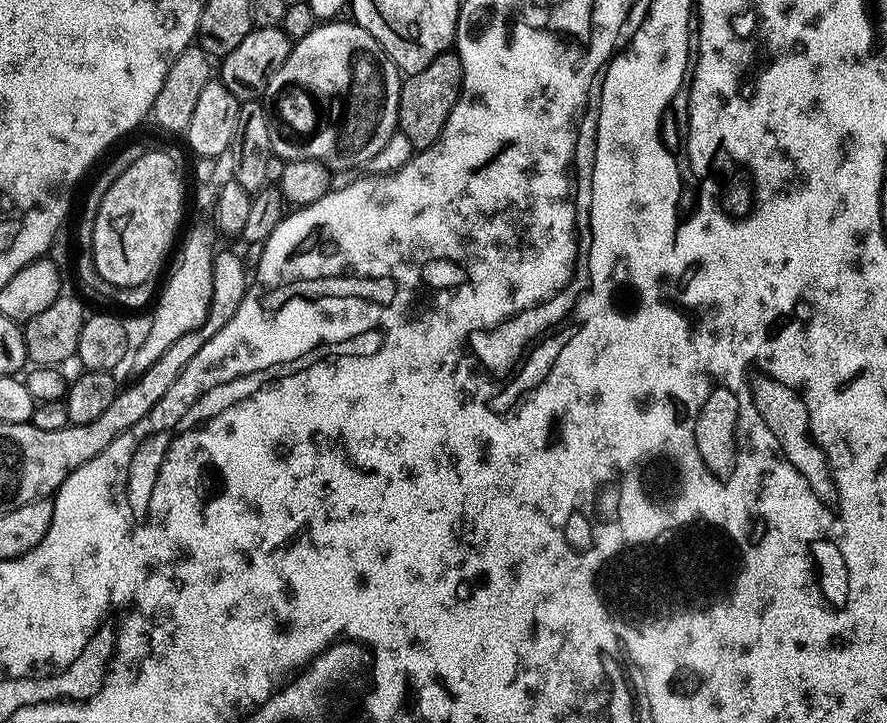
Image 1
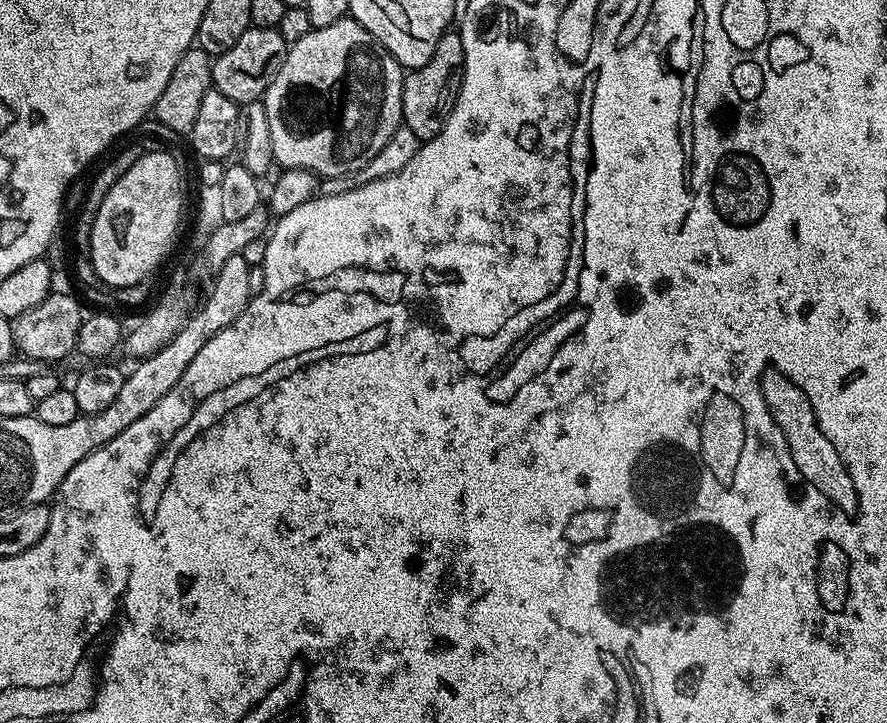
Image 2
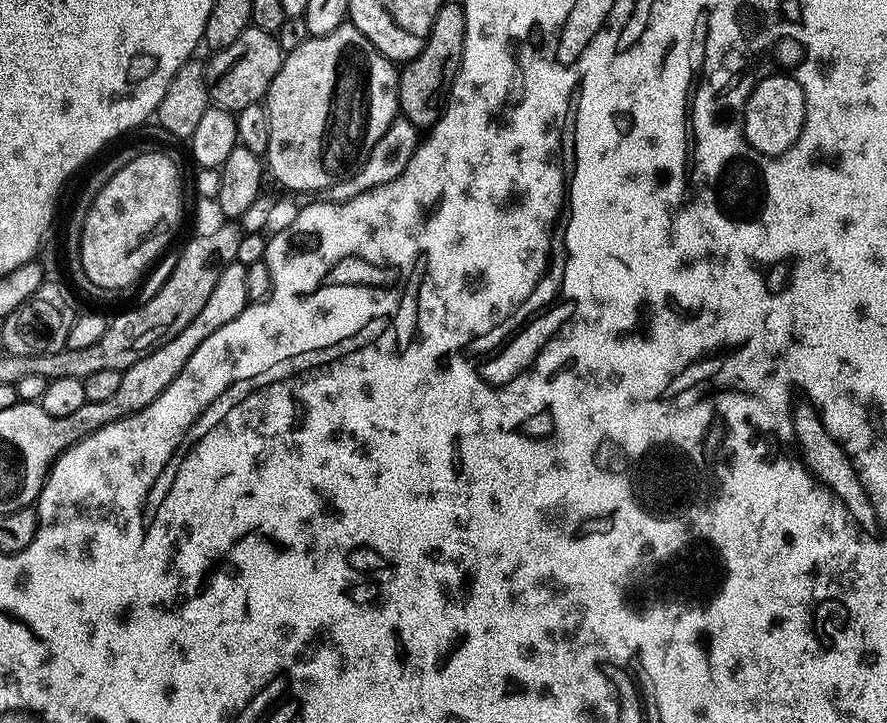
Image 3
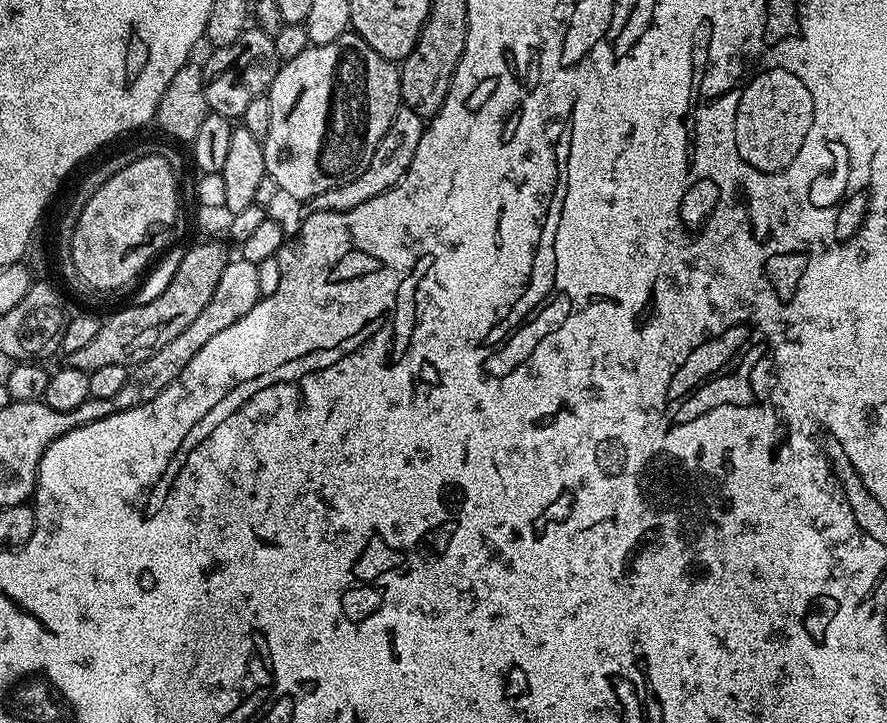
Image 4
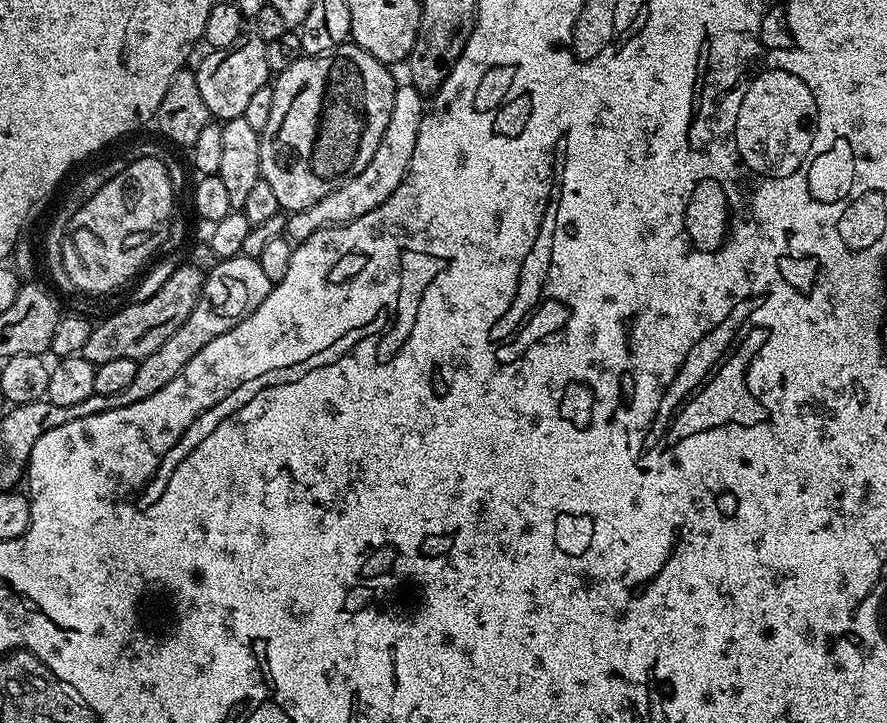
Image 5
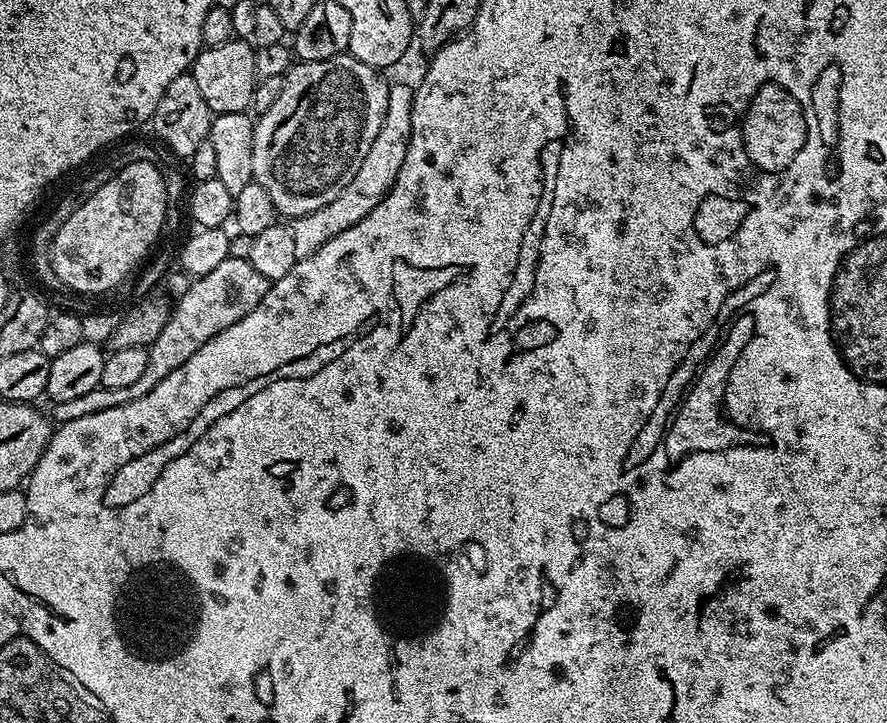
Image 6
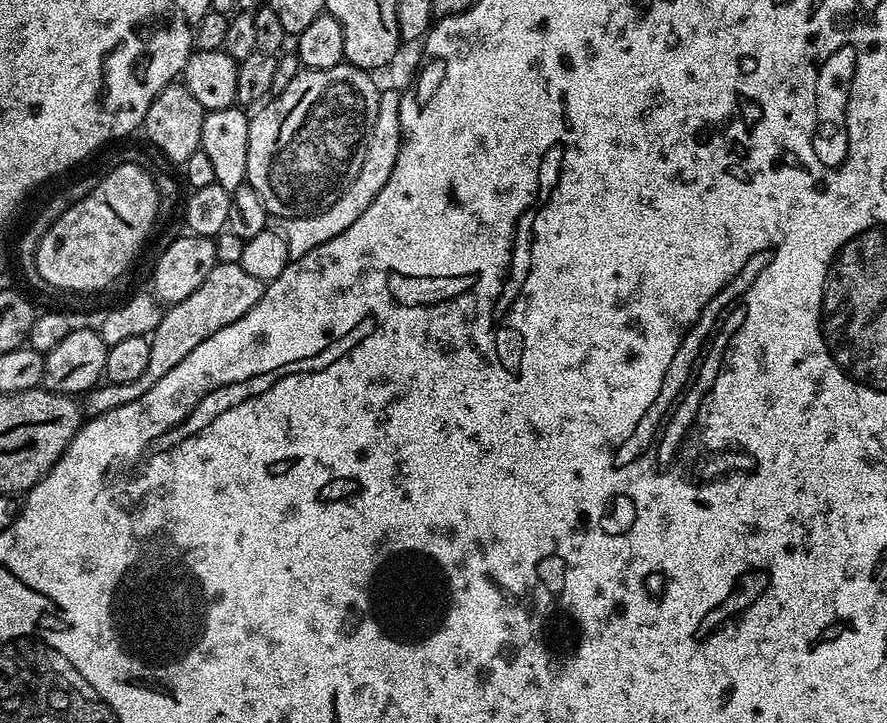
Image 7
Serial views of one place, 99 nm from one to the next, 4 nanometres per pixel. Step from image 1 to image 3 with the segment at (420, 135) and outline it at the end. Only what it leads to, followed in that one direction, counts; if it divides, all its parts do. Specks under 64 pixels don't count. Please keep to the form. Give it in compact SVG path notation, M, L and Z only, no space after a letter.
M441 3L438 14L434 18L434 26L423 37L420 53L409 62L405 68L401 67L398 72L396 82L396 102L398 105L399 115L404 116L418 130L431 129L433 124L440 121L441 114L444 113L444 106L448 102L448 94L452 90L452 84L456 81L456 75L462 62L464 53L464 31L466 30L466 18L464 9L459 3L448 4Z

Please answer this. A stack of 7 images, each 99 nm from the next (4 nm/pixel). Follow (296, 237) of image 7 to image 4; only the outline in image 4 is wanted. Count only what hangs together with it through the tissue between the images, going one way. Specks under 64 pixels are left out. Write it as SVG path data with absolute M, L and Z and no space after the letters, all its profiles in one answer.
M401 106L394 114L386 134L378 142L374 150L374 158L355 176L350 182L334 186L322 194L312 196L306 201L307 207L314 212L345 212L354 210L354 206L362 206L370 198L385 192L387 188L392 188L406 174L410 162L414 162L414 153L418 151L418 142L422 142L422 134L426 127L426 122L414 110Z

